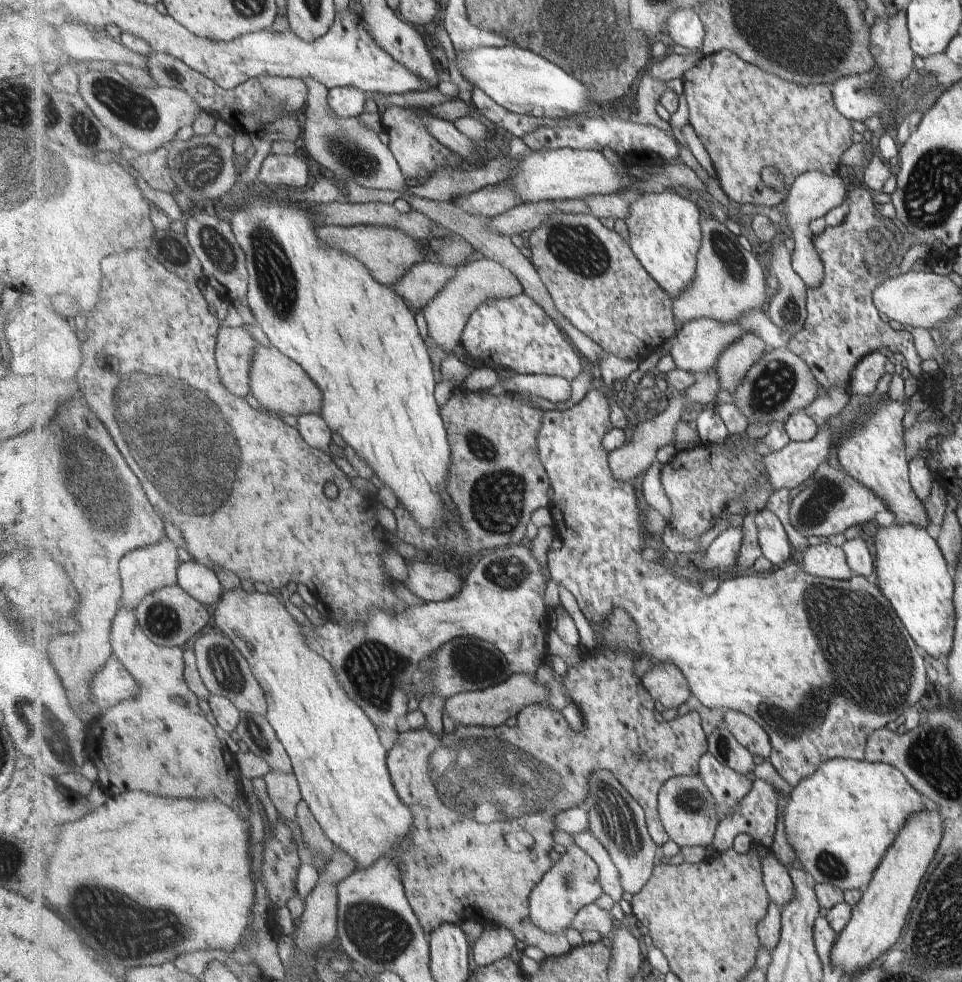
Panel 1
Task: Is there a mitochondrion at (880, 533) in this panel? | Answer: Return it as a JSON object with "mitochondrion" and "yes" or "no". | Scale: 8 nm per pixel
{"mitochondrion":"no"}

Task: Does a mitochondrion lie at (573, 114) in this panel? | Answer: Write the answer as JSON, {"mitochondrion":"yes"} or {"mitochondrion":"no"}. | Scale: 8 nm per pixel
{"mitochondrion":"no"}

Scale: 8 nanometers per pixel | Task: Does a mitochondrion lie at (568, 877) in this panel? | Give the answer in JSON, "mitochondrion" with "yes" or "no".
{"mitochondrion":"yes"}

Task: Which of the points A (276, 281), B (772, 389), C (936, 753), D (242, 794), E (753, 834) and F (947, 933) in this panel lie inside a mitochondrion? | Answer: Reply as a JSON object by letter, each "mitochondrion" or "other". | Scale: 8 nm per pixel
{"A":"mitochondrion","B":"mitochondrion","C":"mitochondrion","D":"other","E":"other","F":"mitochondrion"}

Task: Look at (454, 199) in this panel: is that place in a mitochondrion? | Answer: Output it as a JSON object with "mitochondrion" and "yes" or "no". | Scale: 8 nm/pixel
{"mitochondrion":"no"}

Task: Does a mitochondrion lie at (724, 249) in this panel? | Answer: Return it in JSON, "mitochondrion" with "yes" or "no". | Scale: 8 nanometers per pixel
{"mitochondrion":"yes"}

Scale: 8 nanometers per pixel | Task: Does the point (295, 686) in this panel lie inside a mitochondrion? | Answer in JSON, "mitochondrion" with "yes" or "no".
{"mitochondrion":"no"}

